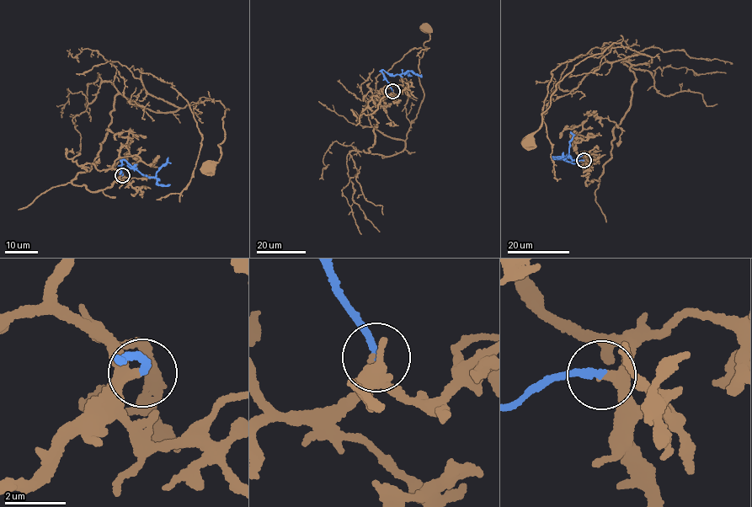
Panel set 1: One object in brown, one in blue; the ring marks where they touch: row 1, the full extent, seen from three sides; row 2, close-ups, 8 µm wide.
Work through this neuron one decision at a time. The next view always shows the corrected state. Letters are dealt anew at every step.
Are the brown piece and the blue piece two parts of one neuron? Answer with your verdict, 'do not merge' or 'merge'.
merge

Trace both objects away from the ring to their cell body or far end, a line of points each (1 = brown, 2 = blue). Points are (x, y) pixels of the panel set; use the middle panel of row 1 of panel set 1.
1: (392, 91), (370, 114), (378, 122), (366, 153), (390, 157), (404, 148), (423, 98), (424, 28)
2: (392, 91), (381, 70), (394, 75), (408, 71), (408, 75), (407, 74)

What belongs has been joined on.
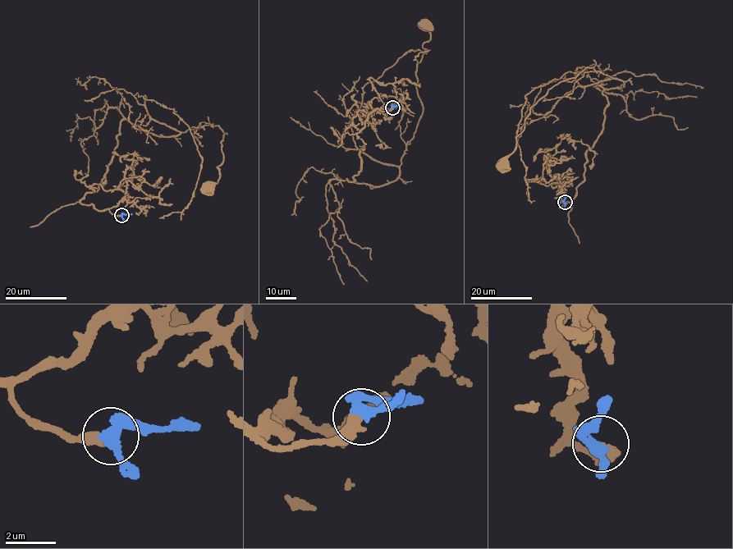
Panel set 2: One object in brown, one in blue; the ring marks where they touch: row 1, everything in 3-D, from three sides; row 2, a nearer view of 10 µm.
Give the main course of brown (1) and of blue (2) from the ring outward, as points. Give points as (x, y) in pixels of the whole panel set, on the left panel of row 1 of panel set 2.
1: (121, 215), (80, 199), (104, 177), (123, 119), (165, 136), (218, 125), (227, 133), (222, 162), (208, 187)
2: (121, 215), (131, 213)

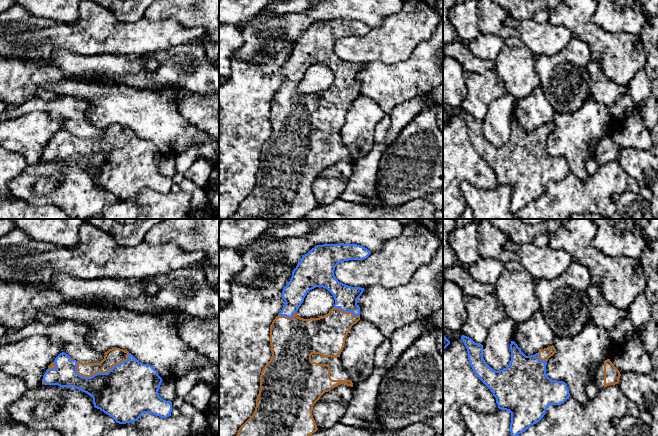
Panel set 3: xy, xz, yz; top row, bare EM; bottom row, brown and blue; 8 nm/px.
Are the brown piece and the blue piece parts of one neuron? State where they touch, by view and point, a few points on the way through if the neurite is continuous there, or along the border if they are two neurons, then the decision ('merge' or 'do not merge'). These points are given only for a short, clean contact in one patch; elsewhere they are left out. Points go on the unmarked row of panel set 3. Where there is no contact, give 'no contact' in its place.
contact xy (104, 148); merge

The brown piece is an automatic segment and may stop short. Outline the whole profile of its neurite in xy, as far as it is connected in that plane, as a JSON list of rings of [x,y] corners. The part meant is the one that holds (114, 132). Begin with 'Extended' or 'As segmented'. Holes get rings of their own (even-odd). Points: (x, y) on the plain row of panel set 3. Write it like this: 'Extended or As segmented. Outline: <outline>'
Extended. Outline: [[[120,124],[105,128],[100,139],[82,139],[62,128],[48,142],[43,155],[44,161],[73,163],[93,174],[94,183],[112,193],[116,199],[126,200],[137,197],[144,189],[161,194],[171,192],[172,178],[159,172],[162,154],[148,140],[139,138],[131,129]]]

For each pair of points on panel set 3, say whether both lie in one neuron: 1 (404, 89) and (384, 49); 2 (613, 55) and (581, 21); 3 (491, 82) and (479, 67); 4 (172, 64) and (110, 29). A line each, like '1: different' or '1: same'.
1: different
2: same
3: different
4: different

